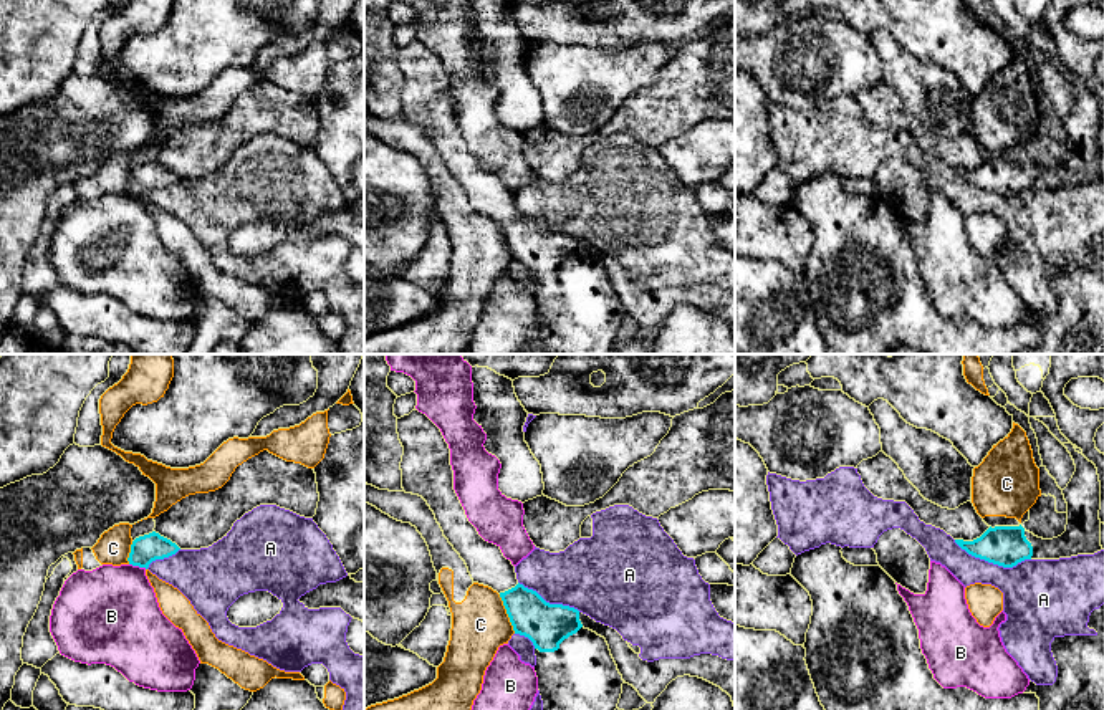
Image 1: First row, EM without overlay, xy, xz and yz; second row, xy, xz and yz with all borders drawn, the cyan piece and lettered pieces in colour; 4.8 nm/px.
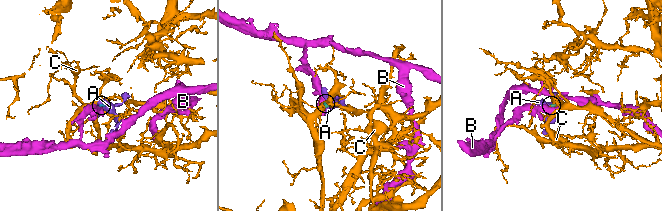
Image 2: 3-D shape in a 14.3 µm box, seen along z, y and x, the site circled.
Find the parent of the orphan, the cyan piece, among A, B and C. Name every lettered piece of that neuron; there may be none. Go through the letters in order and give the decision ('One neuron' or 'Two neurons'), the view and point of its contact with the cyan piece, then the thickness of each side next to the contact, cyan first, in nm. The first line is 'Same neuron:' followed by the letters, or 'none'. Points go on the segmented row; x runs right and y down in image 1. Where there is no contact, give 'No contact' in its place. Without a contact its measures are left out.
Same neuron: none
A: Two neurons. Touches cyan at yz (992, 561). Thickness 200 nm (cyan) against 300 nm
B: Two neurons. Touches cyan at xy (138, 565). Thickness 140 nm (cyan) against 440 nm
C: Two neurons. Touches cyan at xz (507, 613). Thickness 220 nm (cyan) against 280 nm

